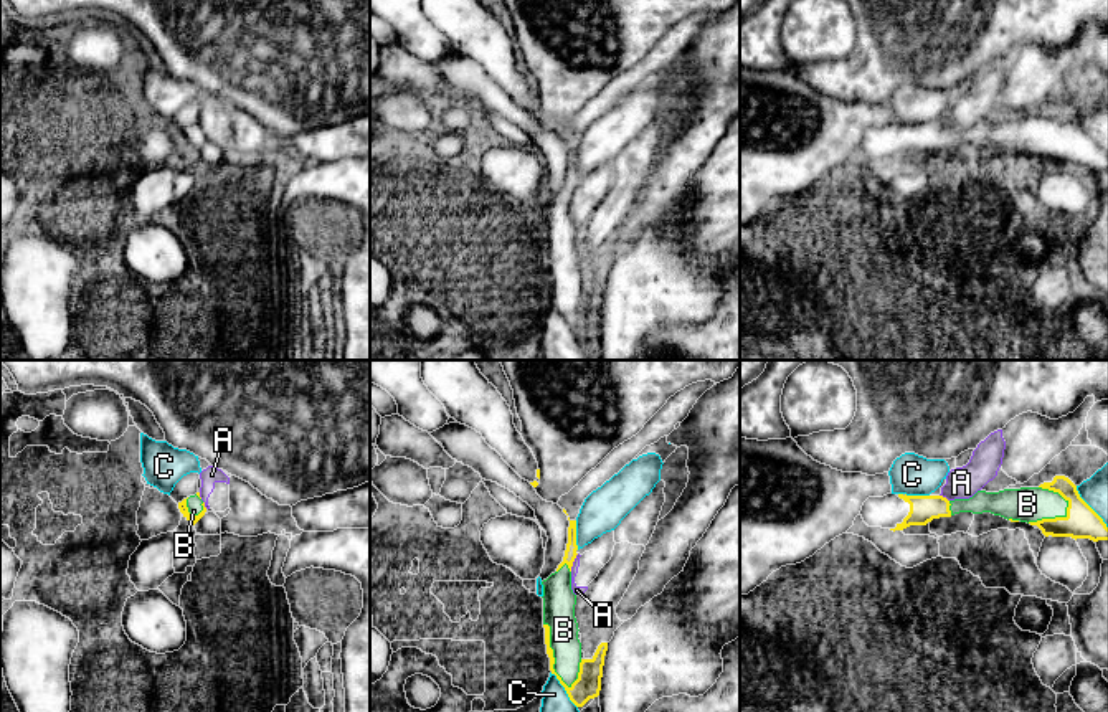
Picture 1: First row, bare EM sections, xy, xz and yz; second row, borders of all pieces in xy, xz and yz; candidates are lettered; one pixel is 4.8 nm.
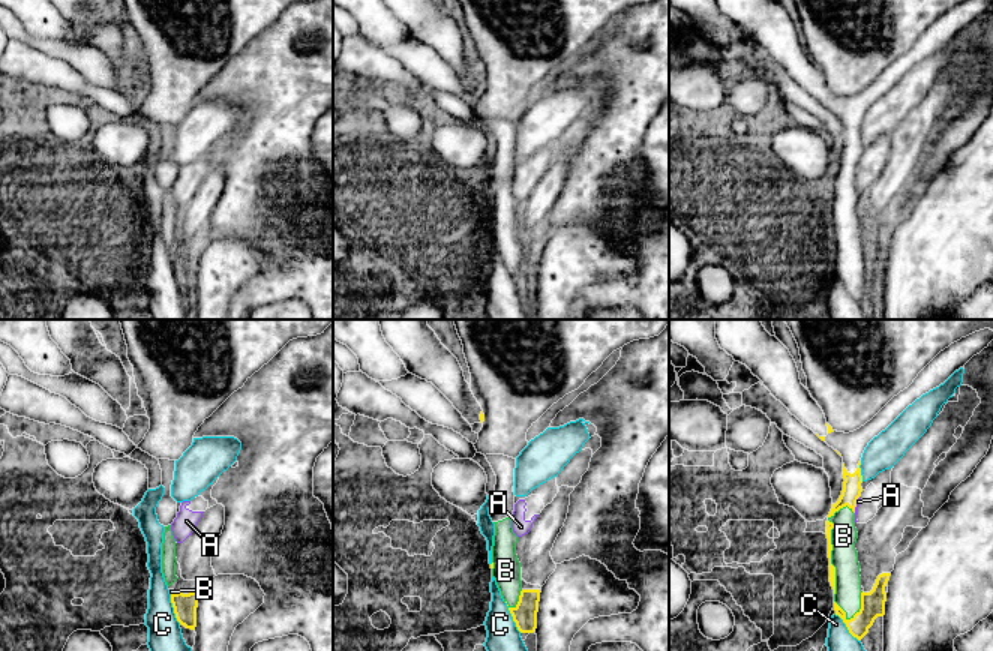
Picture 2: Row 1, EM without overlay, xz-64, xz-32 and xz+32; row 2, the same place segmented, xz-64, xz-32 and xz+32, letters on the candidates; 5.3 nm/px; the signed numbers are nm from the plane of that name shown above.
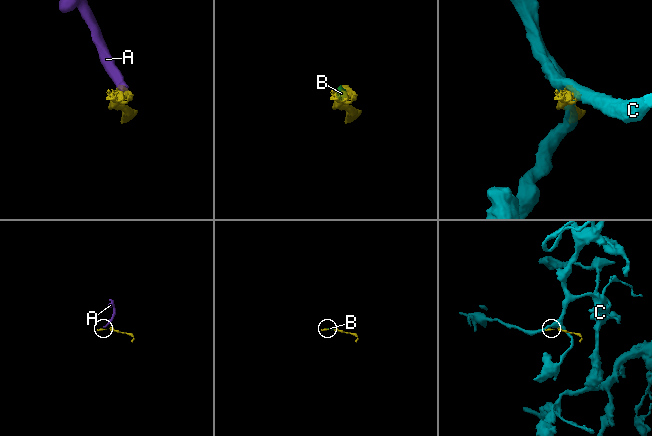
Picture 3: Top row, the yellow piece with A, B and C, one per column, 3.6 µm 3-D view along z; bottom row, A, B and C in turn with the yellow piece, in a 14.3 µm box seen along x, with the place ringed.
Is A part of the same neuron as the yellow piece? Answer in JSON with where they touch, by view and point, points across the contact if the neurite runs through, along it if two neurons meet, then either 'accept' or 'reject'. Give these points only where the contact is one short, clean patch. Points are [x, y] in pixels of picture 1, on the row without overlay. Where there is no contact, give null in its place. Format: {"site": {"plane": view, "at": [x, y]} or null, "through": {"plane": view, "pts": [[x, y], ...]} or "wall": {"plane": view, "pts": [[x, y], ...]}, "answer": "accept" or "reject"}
{"site": {"plane": "xz", "at": [573, 190]}, "wall": {"plane": "xz", "pts": [[578, 184], [570, 200]]}, "answer": "reject"}

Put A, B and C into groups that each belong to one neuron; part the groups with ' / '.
A / B / C

